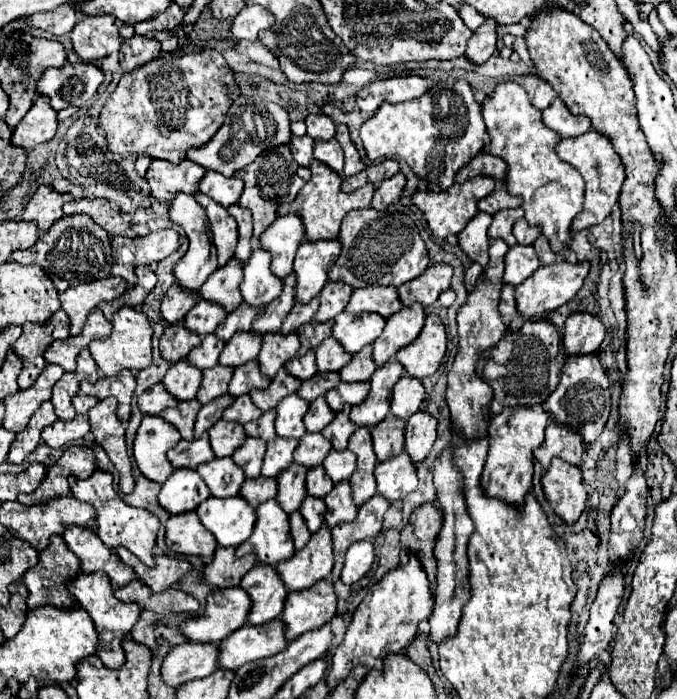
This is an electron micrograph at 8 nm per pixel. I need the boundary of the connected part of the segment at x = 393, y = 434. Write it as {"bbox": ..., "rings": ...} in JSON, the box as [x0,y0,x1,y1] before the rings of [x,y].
{"bbox":[372,413,404,461],"rings":[[[392,413],[380,427],[372,429],[372,441],[374,441],[374,451],[378,461],[390,459],[394,455],[400,455],[404,451],[404,419],[396,419]]]}

